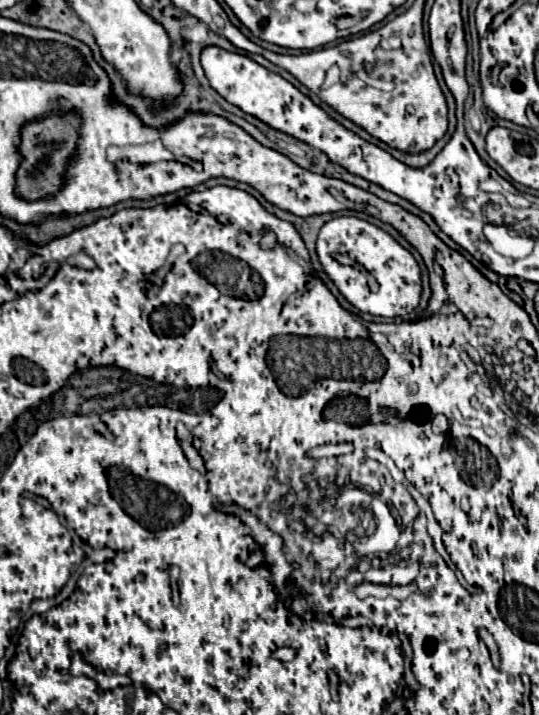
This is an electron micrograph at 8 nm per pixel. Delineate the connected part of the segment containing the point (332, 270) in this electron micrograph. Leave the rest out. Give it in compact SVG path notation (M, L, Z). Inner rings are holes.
M354 216L332 218L318 234L316 252L340 294L360 312L396 318L410 314L418 306L422 292L420 268L414 256L378 226Z

